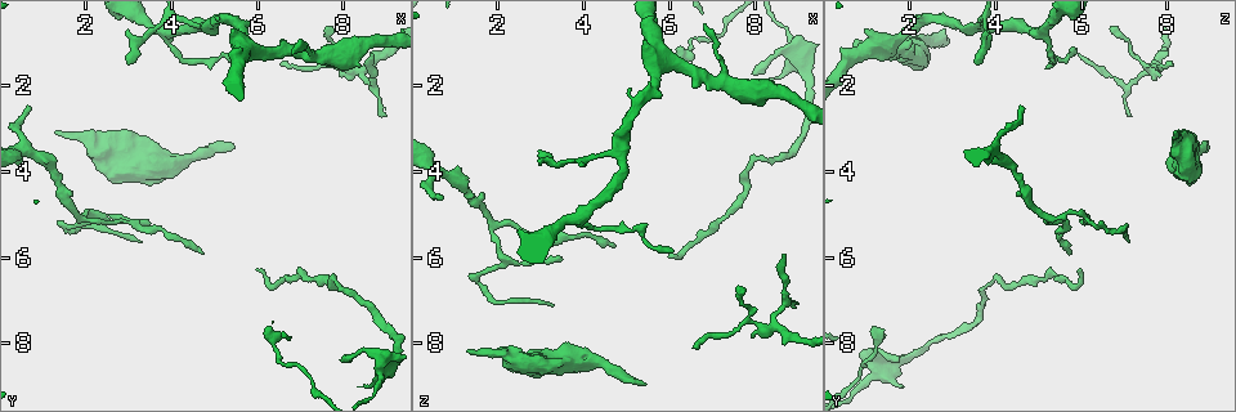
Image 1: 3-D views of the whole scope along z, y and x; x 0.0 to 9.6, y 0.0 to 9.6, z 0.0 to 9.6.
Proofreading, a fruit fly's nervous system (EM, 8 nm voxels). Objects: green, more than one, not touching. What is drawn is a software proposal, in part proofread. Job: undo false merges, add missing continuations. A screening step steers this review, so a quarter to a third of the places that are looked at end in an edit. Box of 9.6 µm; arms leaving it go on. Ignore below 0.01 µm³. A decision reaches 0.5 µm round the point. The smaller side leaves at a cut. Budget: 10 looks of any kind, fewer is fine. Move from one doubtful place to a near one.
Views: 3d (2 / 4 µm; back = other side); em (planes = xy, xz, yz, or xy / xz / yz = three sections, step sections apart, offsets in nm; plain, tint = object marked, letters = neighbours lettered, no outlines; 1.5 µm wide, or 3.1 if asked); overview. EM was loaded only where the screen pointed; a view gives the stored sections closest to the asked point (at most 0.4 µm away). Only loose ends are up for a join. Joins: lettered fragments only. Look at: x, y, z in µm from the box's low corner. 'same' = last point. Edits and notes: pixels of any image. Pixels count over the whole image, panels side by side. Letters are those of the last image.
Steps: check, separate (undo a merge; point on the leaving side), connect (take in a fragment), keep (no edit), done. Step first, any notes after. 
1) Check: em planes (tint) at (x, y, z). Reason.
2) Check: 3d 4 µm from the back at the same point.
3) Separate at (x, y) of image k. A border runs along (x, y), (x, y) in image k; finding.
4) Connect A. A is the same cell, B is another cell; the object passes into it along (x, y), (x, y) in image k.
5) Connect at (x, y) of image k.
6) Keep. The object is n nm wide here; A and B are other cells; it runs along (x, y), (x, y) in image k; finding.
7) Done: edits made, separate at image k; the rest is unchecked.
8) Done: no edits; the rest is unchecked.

Check: em planes (letters) at (2.90, 1.50, 3.50).

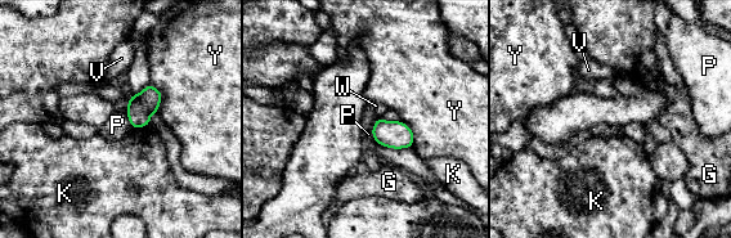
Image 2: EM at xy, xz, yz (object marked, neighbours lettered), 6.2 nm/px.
Keep. G, K, P, V, W and Y are other cells; a border runs along (125, 111), (133, 128) in image 2; no lettered fragment goes on from it.

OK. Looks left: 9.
Check: 3d 2 µm at (1.55, 5.40, 6.65). Sharp bend.

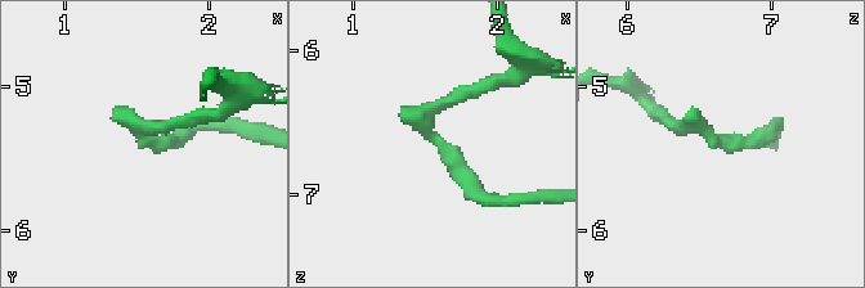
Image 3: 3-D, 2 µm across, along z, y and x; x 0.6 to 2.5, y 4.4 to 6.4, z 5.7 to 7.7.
Check: em planes (letters) at (1.54, 5.36, 6.60). Shape alone is not enough.

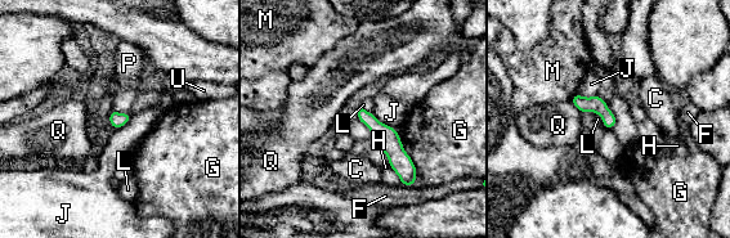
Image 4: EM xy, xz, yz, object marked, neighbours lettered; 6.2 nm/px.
Keep. The object is 100 nm wide here; C, F, G, H, J, L, M, P, Q and U are other cells; a border runs along (605, 102), (616, 118), (612, 129) in image 4; continuous, no second neuron.

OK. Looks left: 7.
Check: 3d 2 µm from the back at (8.05, 8.35, 1.80). An open end.

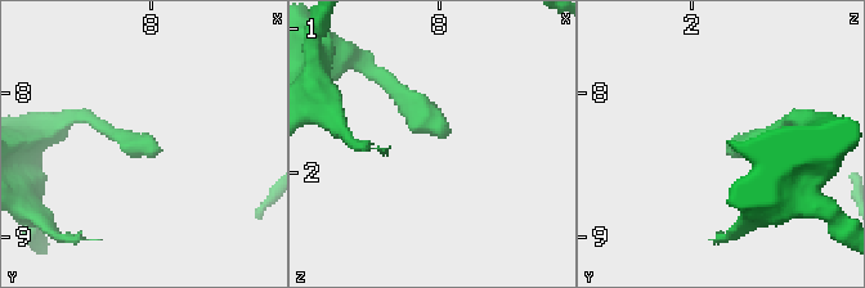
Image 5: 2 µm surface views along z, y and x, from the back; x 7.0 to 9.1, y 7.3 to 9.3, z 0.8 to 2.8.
Check: em planes (letters) at (8.00, 8.34, 1.74).

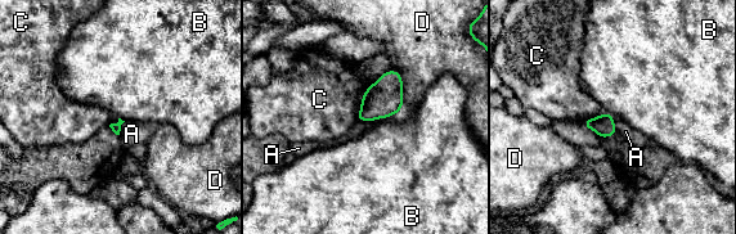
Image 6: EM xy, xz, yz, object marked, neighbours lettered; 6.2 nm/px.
Keep. A, B, C and D are other cells; a border runs along (613, 117), (615, 134) in image 6; none of them fits.

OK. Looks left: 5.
Check: 3d 2 µm at (7.85, 6.55, 3.90). Sharp bend.

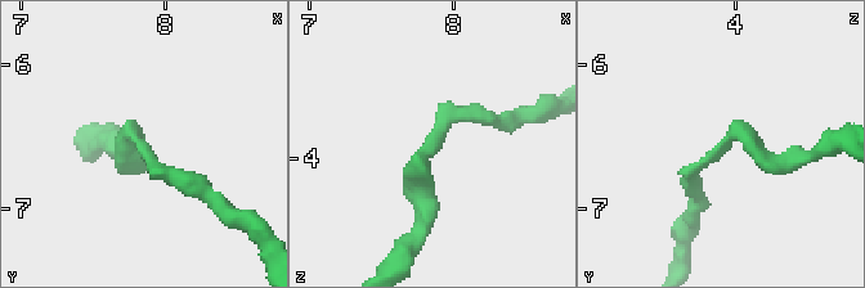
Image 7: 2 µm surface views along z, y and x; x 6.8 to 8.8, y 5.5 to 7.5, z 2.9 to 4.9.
Check: em yz step 4 (letters) at (7.86, 6.60, 3.84). Shape alone is not enough.

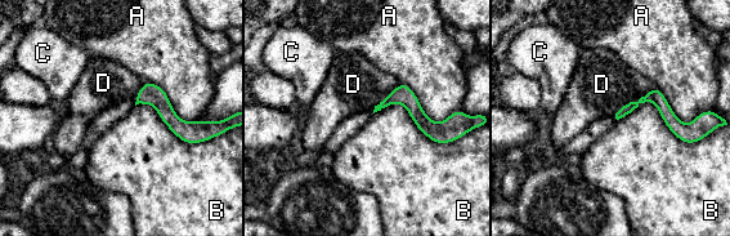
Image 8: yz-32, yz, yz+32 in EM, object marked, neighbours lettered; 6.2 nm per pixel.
Keep. The longest contact is with B, 550 nm; A, B, C and D are other cells; one neuron here.

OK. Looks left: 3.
Done: no edits; the rest is unchecked.

